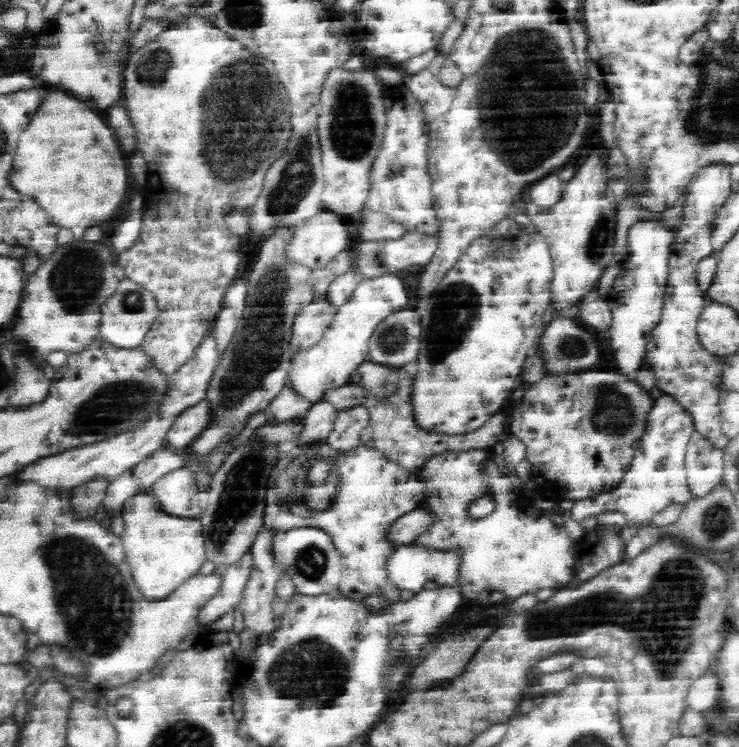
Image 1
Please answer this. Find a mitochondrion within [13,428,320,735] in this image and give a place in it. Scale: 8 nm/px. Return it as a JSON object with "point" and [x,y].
{"point":[92,598]}

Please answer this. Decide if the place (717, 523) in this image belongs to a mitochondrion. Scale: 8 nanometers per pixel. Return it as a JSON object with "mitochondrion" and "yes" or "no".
{"mitochondrion":"yes"}

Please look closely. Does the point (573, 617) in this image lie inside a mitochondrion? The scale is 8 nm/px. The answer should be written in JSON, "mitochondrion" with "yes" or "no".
{"mitochondrion":"yes"}

